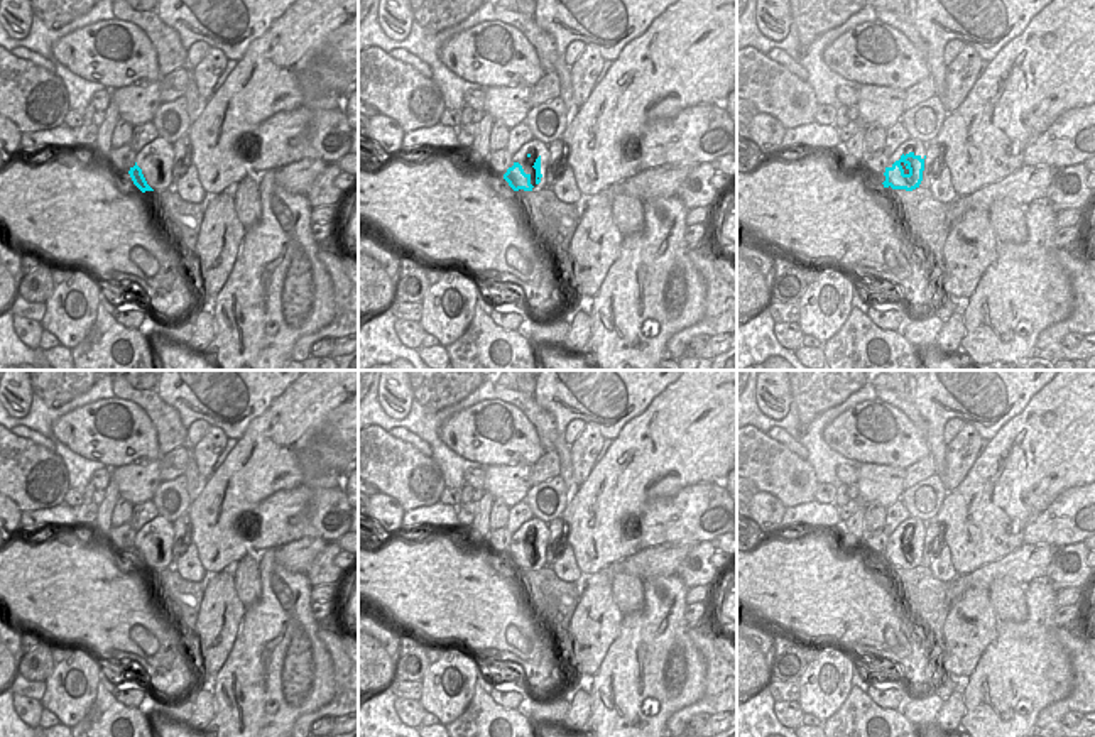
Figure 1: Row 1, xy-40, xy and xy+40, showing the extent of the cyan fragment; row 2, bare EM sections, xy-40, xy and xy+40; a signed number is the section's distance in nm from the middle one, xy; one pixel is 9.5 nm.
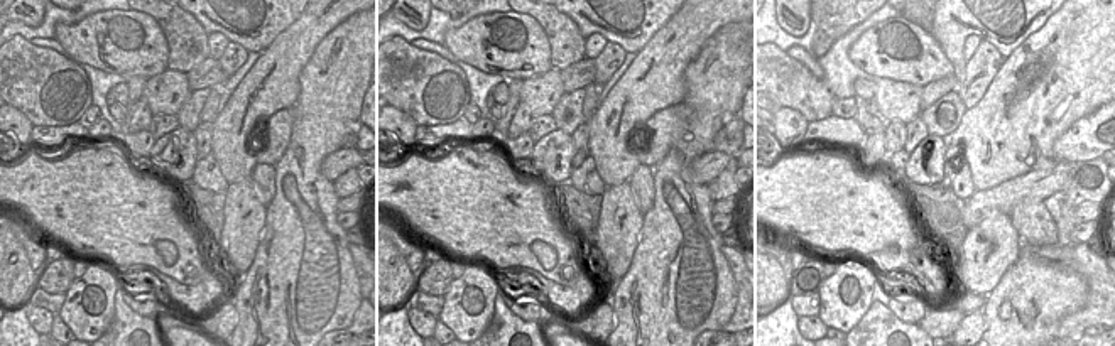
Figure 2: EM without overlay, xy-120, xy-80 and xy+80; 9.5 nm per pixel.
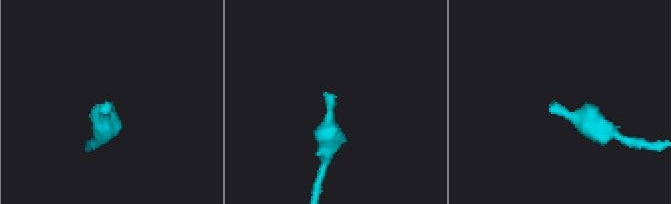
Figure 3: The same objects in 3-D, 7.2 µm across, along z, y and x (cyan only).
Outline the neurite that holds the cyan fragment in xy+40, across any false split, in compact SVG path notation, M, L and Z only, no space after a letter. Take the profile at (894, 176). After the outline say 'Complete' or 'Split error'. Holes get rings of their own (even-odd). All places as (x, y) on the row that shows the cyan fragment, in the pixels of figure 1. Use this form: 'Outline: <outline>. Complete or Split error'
Outline: M909 139L889 157L884 188L912 191L923 184L926 144Z. Split error.

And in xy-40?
Outline: M157 137L137 152L128 174L142 193L164 191L172 188L172 162L172 144Z. Split error.

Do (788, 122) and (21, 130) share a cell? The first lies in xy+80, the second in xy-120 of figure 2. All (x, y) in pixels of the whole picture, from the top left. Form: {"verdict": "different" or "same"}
{"verdict": "same"}

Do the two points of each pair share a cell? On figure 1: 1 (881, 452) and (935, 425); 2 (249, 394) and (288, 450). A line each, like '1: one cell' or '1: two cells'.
1: two cells
2: two cells

